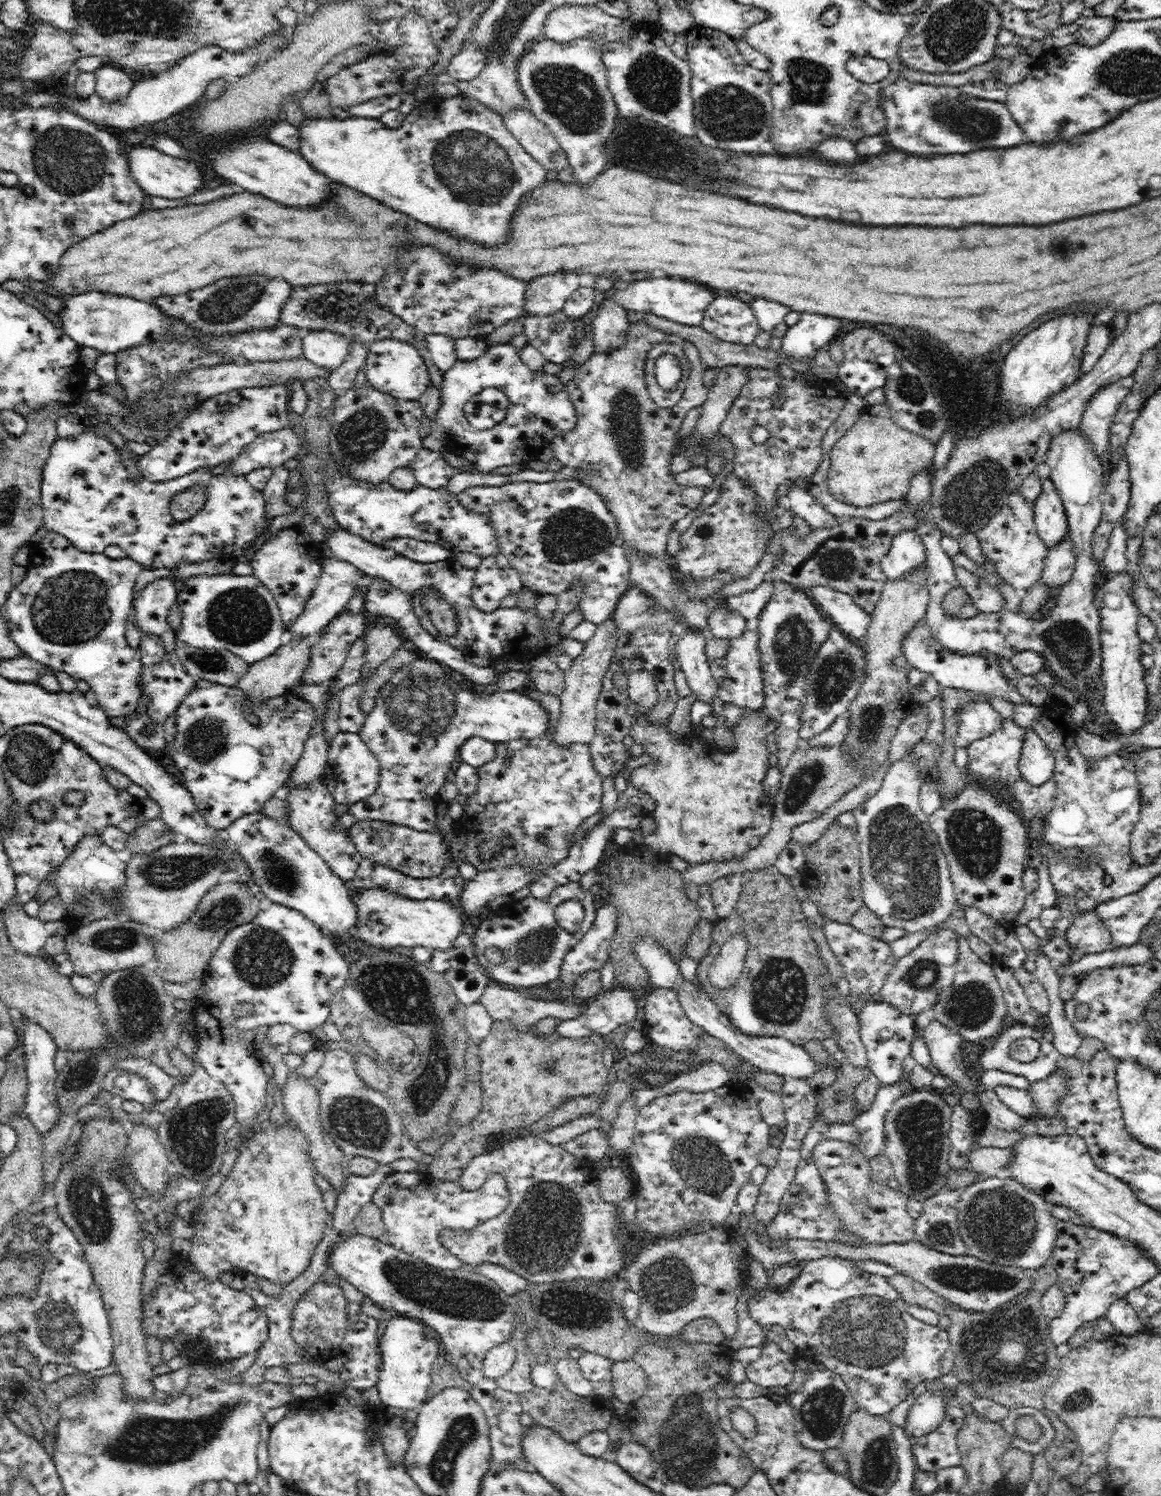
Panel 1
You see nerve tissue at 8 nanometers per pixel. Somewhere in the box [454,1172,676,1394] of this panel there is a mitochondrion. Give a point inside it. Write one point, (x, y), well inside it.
(544, 1237)

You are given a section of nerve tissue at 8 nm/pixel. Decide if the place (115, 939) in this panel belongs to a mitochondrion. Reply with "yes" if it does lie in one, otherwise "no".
yes

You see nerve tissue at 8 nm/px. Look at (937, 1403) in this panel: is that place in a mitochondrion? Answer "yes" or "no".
no

